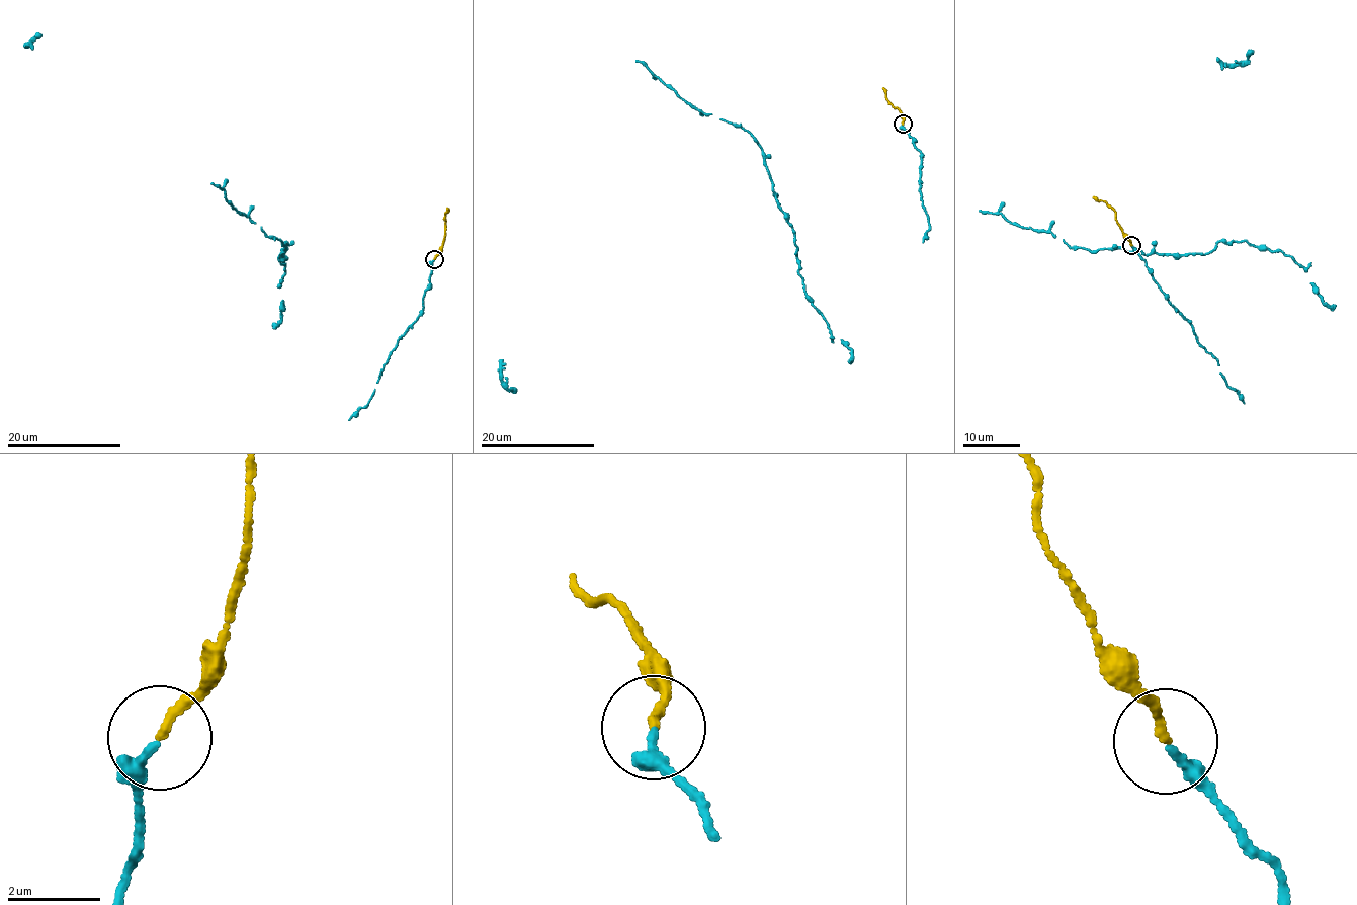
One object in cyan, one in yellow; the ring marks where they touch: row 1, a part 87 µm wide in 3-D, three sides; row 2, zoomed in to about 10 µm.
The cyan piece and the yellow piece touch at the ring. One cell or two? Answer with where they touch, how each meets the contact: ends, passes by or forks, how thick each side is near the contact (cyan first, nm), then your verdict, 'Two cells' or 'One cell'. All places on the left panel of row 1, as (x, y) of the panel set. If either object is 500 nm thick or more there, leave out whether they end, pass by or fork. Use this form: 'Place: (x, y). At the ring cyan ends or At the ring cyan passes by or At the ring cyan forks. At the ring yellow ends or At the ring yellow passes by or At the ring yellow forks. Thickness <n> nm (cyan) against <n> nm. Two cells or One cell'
Place: (434, 259). At the ring cyan ends. At the ring yellow ends. Thickness 180 nm (cyan) against 180 nm. One cell

